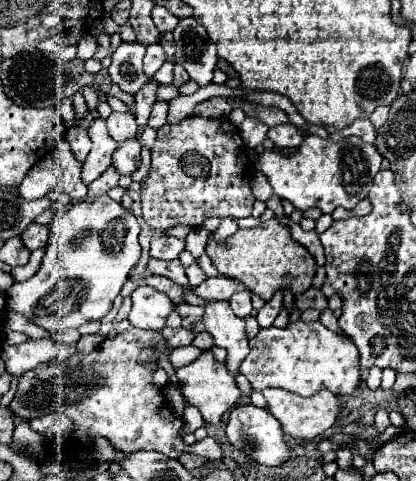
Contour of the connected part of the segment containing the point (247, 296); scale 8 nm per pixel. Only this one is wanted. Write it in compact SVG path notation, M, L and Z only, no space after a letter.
M239 289L231 299L229 305L233 309L235 315L239 317L247 317L251 313L251 293L247 289Z

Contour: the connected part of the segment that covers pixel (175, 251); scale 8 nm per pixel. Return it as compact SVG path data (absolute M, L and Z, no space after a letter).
M155 235L151 239L149 255L155 259L175 259L185 249L185 243L177 237L169 235Z

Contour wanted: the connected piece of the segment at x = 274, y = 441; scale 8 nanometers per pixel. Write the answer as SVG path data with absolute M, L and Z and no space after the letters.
M237 405L231 409L231 417L227 423L227 439L233 447L237 447L241 453L249 455L253 461L261 465L281 465L291 457L291 447L285 441L283 429L279 421L269 413L267 407L255 407L255 405Z

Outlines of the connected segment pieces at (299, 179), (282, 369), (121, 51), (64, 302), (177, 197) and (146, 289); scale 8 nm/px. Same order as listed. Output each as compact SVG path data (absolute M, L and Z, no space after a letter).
M305 135L301 147L289 157L279 151L265 149L257 155L257 167L269 179L277 197L291 201L301 211L319 207L323 213L333 213L335 207L353 209L367 197L381 159L383 157L377 153L375 145L365 143L361 137L345 137L333 143L317 135Z
M301 319L283 329L261 329L253 339L249 339L249 355L243 359L239 371L249 379L253 389L261 391L265 387L281 387L303 397L309 397L321 389L347 397L361 383L359 351L351 337L329 331L319 321L305 323Z
M121 41L121 45L113 53L113 61L109 65L109 75L113 83L117 83L123 91L135 95L147 77L143 75L143 55L145 45L137 41Z
M109 195L73 203L65 213L57 213L49 227L49 245L39 271L21 283L13 283L7 295L7 311L27 317L47 333L75 329L87 321L105 317L131 267L141 257L137 243L139 223L135 215Z
M192 115L177 125L165 124L157 131L155 145L151 149L151 167L147 179L141 183L141 205L145 223L157 233L165 233L175 225L201 227L207 217L249 217L255 197L251 193L251 175L243 161L245 145L235 125L227 119L205 119Z
M139 285L133 293L133 309L129 313L131 325L139 329L161 329L165 327L167 315L173 311L173 303L167 295L151 289L149 285Z

